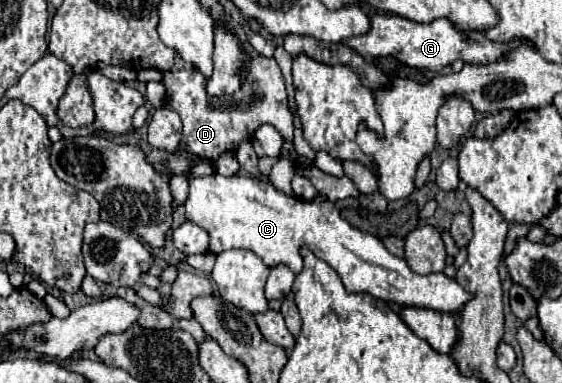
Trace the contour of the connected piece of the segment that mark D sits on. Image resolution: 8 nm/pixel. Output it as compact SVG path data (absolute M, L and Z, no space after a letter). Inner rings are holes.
M263 55L251 59L243 85L237 93L229 97L211 97L205 91L207 77L197 69L179 69L167 71L163 77L163 85L167 89L165 101L183 121L183 139L181 145L187 147L193 155L217 161L225 151L237 151L237 147L247 141L247 135L253 135L261 125L273 125L283 139L293 139L293 117L287 103L285 81L275 59L267 59Z

